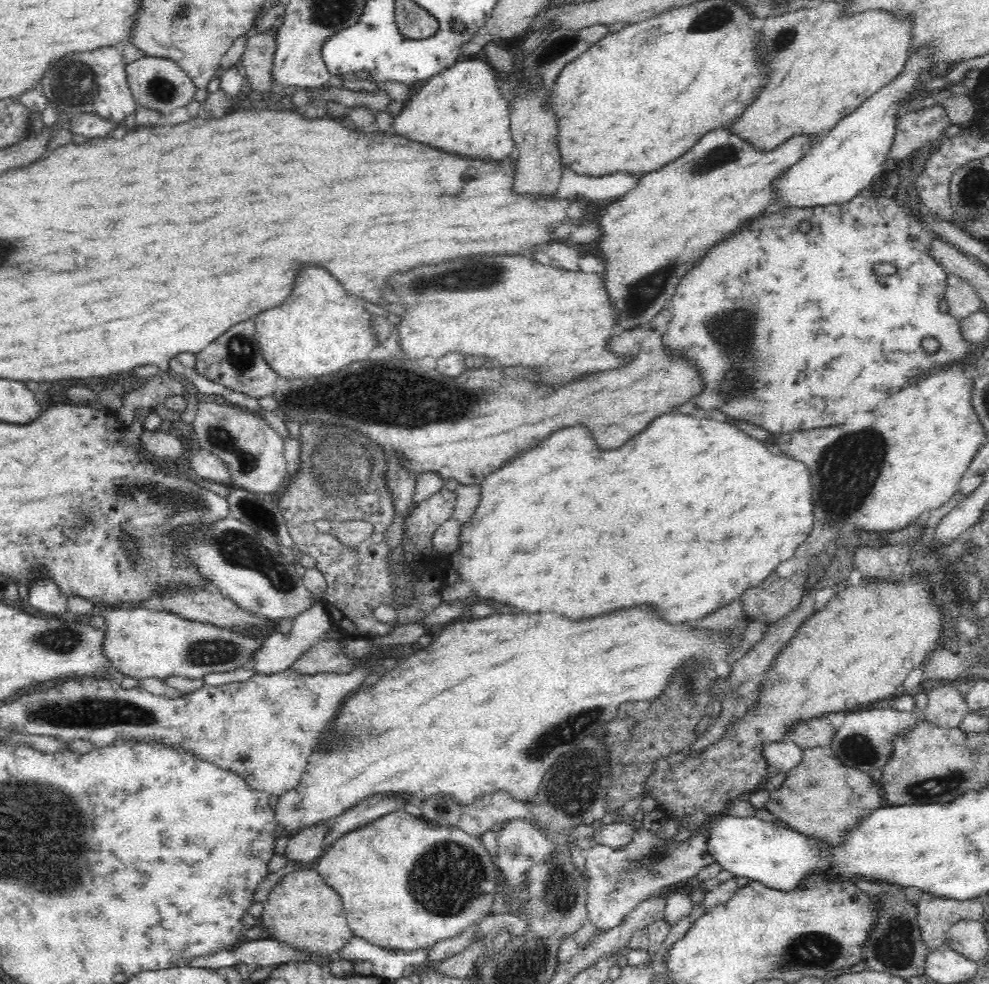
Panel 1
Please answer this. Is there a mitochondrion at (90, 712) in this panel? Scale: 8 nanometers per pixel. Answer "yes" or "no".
yes

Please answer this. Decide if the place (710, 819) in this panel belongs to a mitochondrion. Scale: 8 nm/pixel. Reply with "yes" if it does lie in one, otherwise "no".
no

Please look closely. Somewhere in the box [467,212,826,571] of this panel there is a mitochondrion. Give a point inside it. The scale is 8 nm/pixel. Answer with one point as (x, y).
(735, 336)

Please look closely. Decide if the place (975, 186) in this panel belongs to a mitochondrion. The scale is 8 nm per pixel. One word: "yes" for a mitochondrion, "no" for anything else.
yes

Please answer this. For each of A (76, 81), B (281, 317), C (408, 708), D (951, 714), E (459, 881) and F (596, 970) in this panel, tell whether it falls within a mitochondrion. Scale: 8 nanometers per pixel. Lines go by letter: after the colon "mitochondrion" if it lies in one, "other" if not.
A: mitochondrion
B: other
C: other
D: other
E: mitochondrion
F: other

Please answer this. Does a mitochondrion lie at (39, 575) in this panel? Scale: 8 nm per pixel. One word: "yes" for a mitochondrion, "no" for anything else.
no

